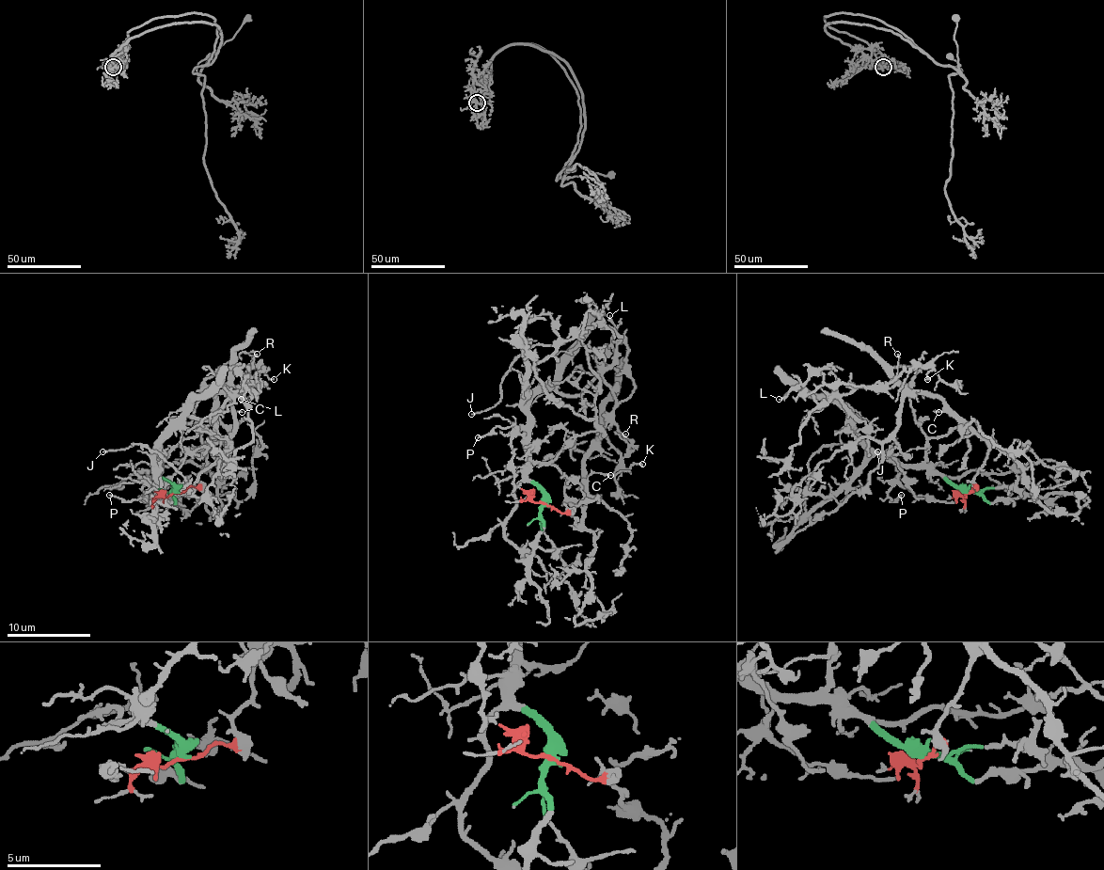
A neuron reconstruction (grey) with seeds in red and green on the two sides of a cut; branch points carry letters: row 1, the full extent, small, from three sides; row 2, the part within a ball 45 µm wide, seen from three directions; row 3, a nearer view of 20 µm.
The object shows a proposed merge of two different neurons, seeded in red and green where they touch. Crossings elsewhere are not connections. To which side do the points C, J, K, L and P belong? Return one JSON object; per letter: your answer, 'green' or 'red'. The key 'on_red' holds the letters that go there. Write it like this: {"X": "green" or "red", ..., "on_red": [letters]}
{"C": "red", "J": "green", "K": "red", "L": "green", "P": "green", "on_red": ["C", "K"]}

